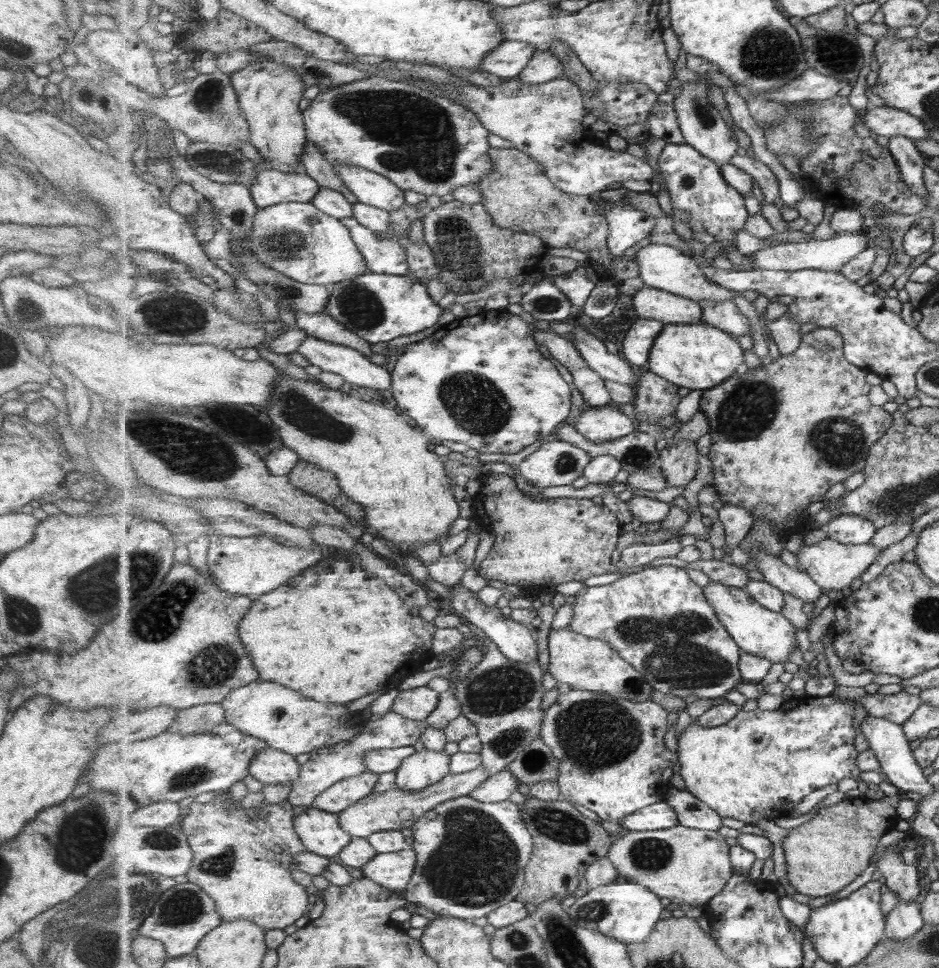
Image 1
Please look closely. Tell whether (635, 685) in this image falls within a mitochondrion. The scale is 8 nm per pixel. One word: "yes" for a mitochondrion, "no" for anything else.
yes

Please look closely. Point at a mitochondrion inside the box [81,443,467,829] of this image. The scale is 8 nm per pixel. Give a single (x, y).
(158, 619)

